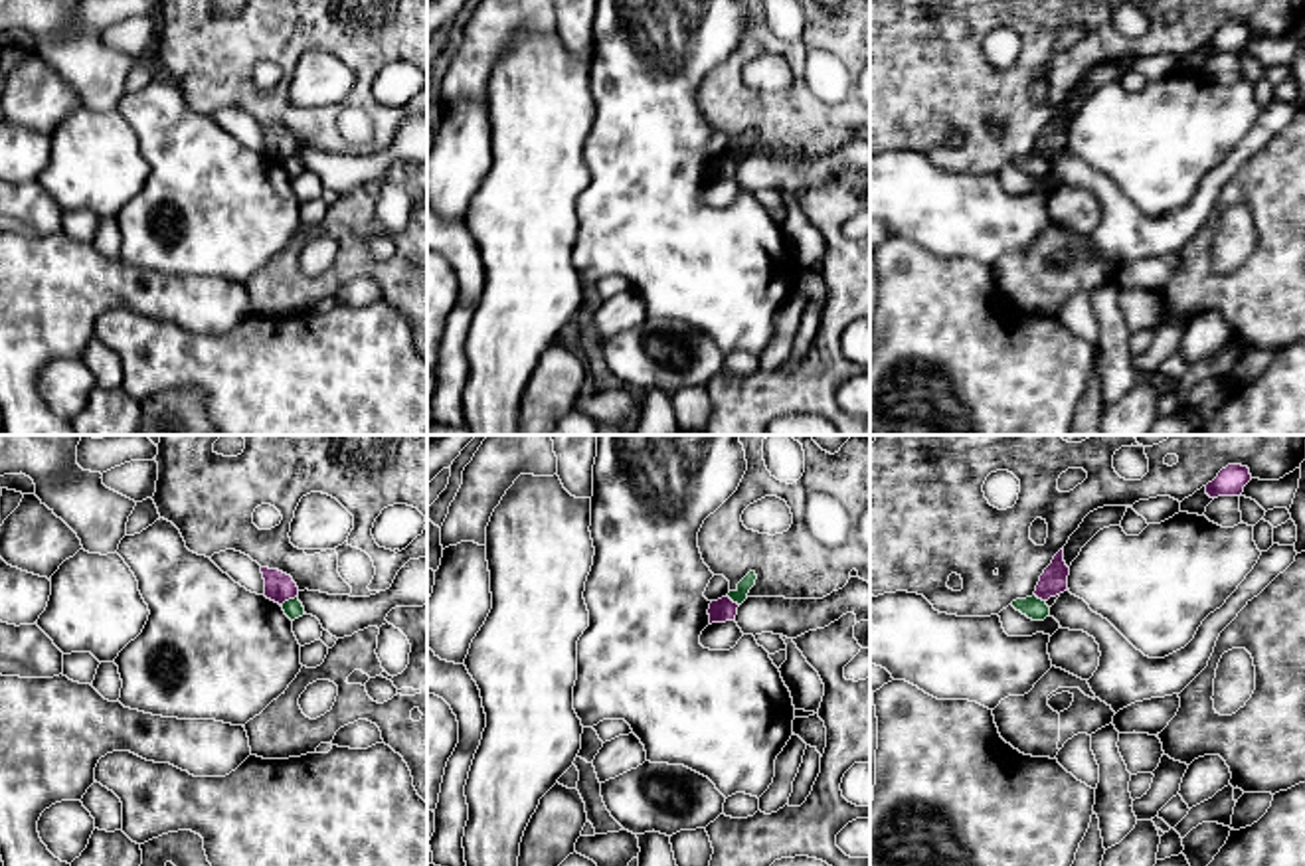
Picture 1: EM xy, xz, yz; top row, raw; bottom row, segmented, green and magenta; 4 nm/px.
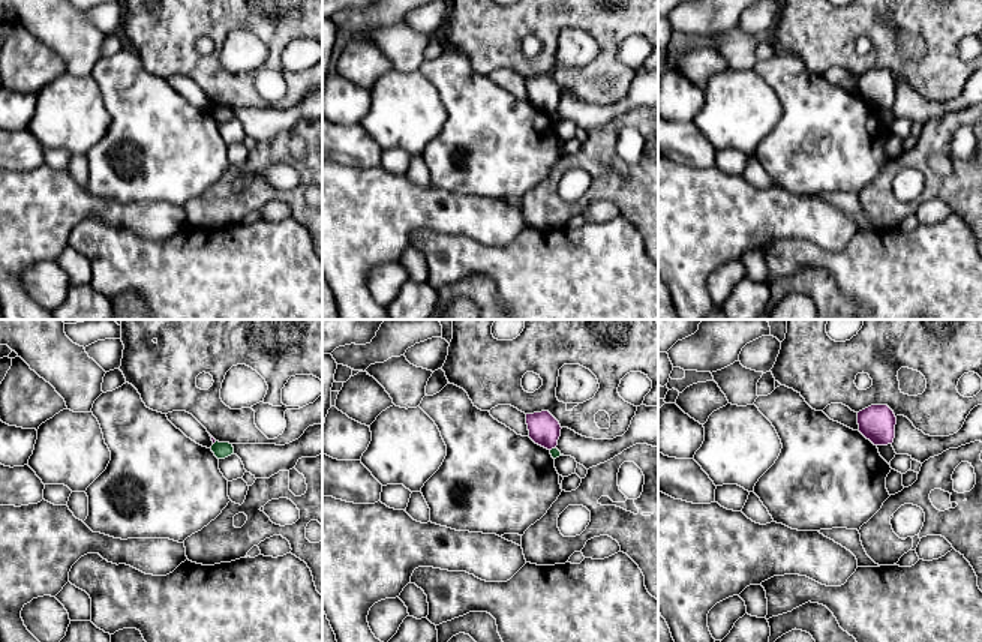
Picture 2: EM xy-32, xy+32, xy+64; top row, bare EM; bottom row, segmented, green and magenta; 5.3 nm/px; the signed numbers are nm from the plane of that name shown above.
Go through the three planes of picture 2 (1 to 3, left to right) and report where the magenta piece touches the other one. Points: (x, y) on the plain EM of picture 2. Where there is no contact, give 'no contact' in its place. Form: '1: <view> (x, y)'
1: xy-32 (215, 107)
2: xy+32 (552, 113)
3: no contact

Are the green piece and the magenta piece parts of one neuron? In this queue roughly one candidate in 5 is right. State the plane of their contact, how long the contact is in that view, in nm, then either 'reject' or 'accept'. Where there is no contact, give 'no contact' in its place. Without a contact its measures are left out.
meets green in xy; contact 80 nm long; reject

